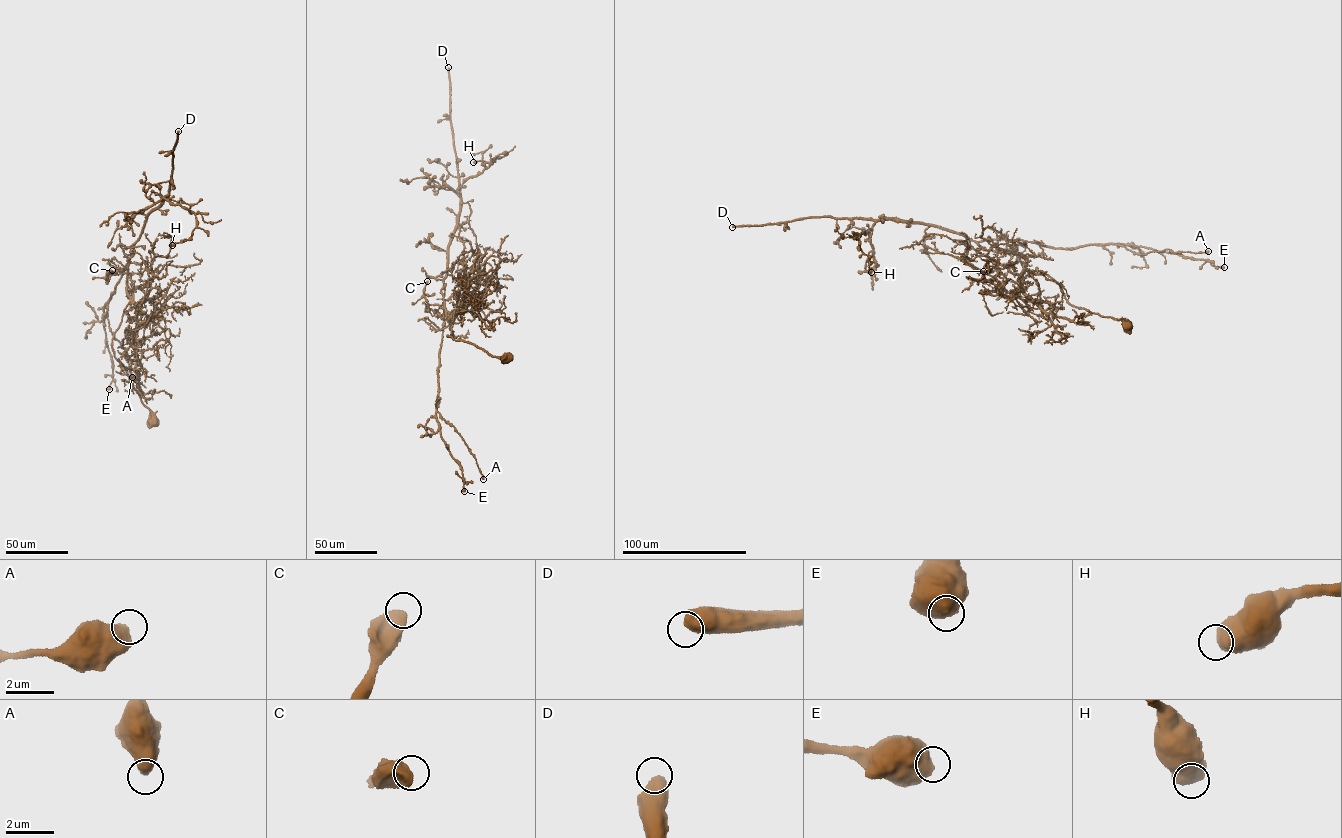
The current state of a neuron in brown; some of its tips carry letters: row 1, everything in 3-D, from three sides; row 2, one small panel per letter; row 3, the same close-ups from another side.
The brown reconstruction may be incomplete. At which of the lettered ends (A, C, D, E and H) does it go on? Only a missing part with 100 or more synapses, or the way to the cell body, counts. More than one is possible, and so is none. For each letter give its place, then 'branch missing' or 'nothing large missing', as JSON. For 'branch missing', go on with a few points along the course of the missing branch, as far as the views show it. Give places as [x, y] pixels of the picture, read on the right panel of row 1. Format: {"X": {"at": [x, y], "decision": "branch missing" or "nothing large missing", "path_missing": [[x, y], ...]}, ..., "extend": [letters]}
{"A": {"at": [1208, 251], "decision": "nothing large missing"}, "C": {"at": [983, 271], "decision": "nothing large missing"}, "D": {"at": [732, 227], "decision": "branch missing"}, "E": {"at": [1224, 267], "decision": "nothing large missing"}, "H": {"at": [871, 272], "decision": "nothing large missing"}, "extend": ["D"]}

